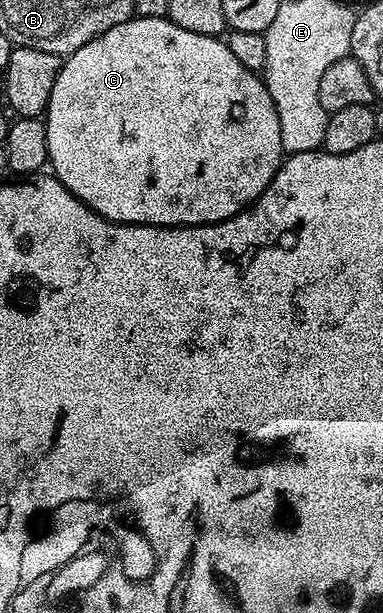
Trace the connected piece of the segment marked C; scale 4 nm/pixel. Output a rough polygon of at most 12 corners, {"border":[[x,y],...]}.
{"border":[[131,18],[55,77],[48,166],[112,223],[201,227],[283,162],[228,42]]}

